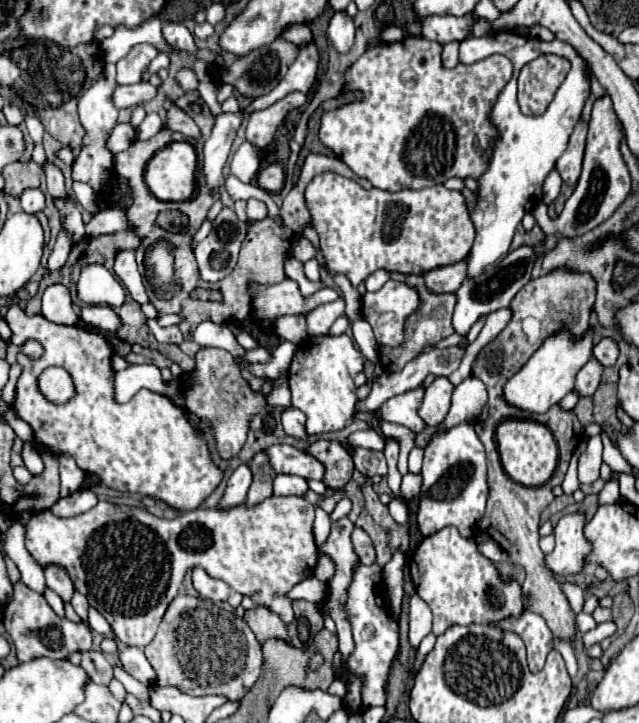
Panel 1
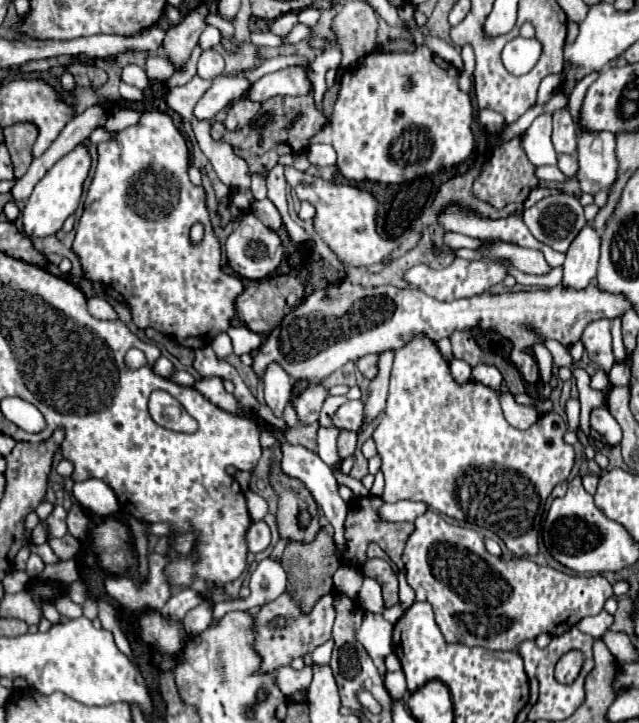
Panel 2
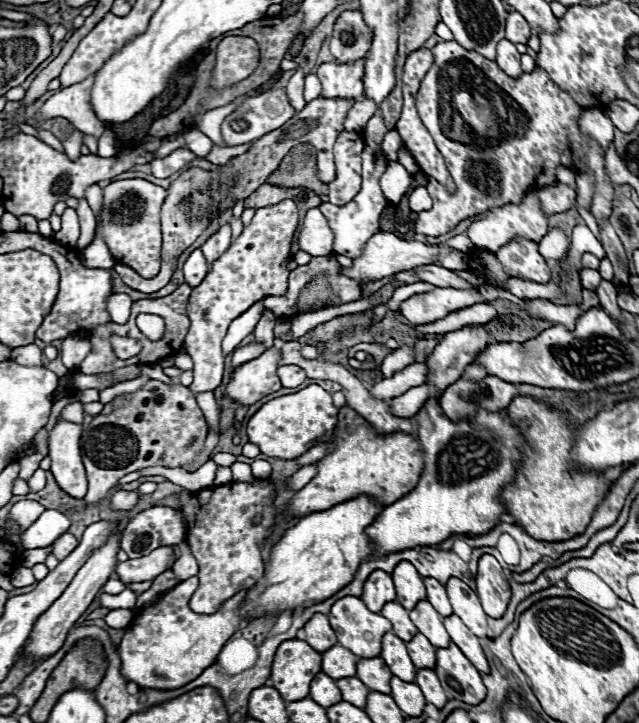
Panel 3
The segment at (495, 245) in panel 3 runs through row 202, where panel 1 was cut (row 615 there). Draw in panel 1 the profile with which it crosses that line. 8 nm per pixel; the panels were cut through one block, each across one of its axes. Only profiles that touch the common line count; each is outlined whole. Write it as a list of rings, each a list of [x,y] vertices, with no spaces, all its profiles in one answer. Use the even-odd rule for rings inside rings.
[[[524,610],[518,618],[510,616],[506,620],[500,620],[498,626],[508,632],[516,632],[528,648],[528,666],[532,672],[540,672],[544,668],[546,656],[552,650],[552,632],[546,624],[546,620],[542,620],[542,616]]]

